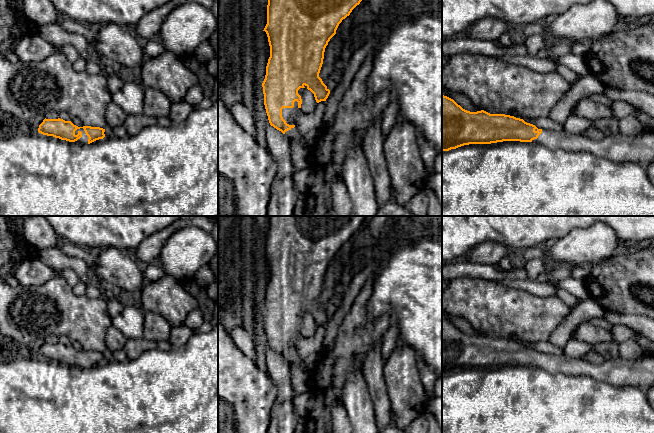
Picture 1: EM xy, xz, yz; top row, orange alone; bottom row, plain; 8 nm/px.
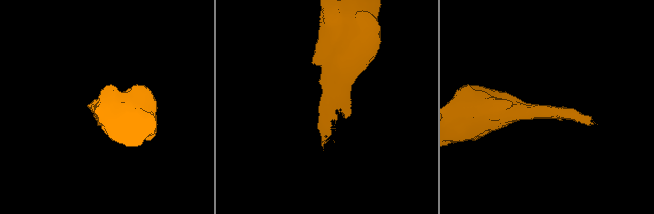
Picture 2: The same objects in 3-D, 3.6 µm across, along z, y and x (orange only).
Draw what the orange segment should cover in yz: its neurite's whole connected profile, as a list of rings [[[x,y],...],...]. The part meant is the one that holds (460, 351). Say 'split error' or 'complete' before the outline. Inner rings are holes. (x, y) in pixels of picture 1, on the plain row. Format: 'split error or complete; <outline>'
split error; [[[442,319],[442,376],[469,368],[491,368],[503,365],[537,366],[548,372],[566,375],[591,376],[615,387],[635,387],[646,392],[654,386],[654,356],[642,354],[637,359],[620,356],[596,365],[585,358],[570,358],[560,355],[542,354],[523,343],[505,338],[490,338],[484,334],[470,336],[463,333],[453,323]]]

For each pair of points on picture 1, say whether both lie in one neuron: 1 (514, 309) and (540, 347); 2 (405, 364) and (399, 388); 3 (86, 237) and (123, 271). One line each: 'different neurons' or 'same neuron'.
1: different neurons
2: same neuron
3: different neurons

